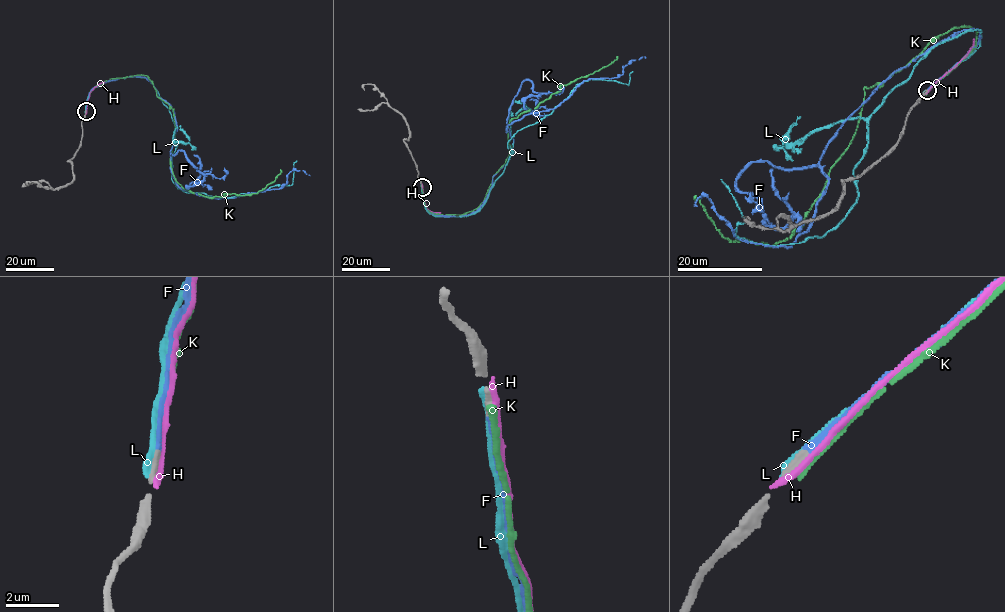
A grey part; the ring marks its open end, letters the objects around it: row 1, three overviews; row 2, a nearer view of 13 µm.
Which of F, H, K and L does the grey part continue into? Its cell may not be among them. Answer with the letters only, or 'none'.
F

